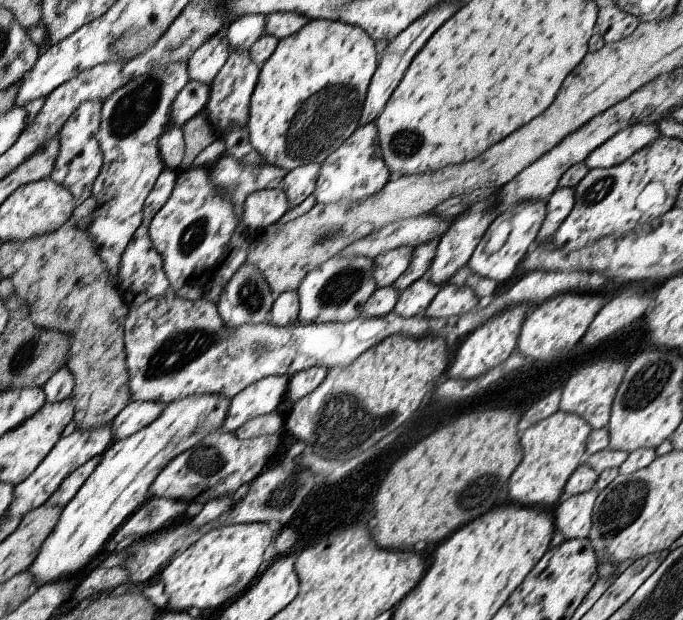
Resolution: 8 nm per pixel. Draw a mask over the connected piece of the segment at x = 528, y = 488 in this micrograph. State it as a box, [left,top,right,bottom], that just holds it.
[509,409,592,510]

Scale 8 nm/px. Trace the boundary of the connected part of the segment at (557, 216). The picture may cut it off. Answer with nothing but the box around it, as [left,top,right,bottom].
[537,187,575,240]

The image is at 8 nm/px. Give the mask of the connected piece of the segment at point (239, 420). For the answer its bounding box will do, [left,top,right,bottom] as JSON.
[221,374,290,433]

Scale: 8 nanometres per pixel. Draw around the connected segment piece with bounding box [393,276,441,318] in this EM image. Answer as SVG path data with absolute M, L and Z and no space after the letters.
M424 276L399 294L398 302L393 311L404 318L424 317L425 310L440 289L440 285L429 281Z

